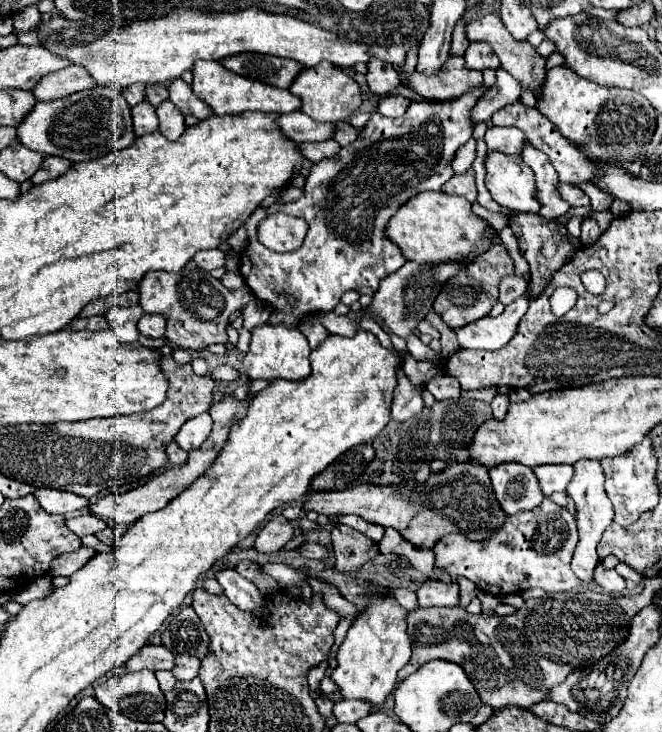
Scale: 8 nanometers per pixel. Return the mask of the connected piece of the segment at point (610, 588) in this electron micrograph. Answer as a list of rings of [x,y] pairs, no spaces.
[[[601,564],[595,568],[595,582],[609,594],[623,594],[625,592],[625,580],[615,570],[607,570]]]

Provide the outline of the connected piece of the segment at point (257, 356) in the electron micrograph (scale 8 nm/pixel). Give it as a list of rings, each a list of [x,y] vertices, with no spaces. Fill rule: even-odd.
[[[261,324],[251,332],[251,344],[249,352],[243,358],[243,368],[251,380],[305,380],[311,372],[309,352],[309,342],[299,328],[289,328],[285,324]]]

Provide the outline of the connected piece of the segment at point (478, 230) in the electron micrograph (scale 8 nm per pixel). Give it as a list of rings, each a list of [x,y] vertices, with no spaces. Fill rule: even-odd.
[[[423,192],[407,200],[387,222],[385,238],[397,244],[407,260],[419,264],[431,262],[465,262],[489,250],[493,244],[493,236],[487,232],[489,224],[473,214],[471,204],[465,198],[449,196],[445,192]],[[489,238],[489,240],[483,240]]]

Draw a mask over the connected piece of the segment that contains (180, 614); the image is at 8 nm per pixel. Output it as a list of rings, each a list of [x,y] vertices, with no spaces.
[[[191,604],[175,610],[161,632],[163,646],[175,654],[173,674],[177,680],[191,680],[197,676],[201,660],[207,654],[209,636]]]

